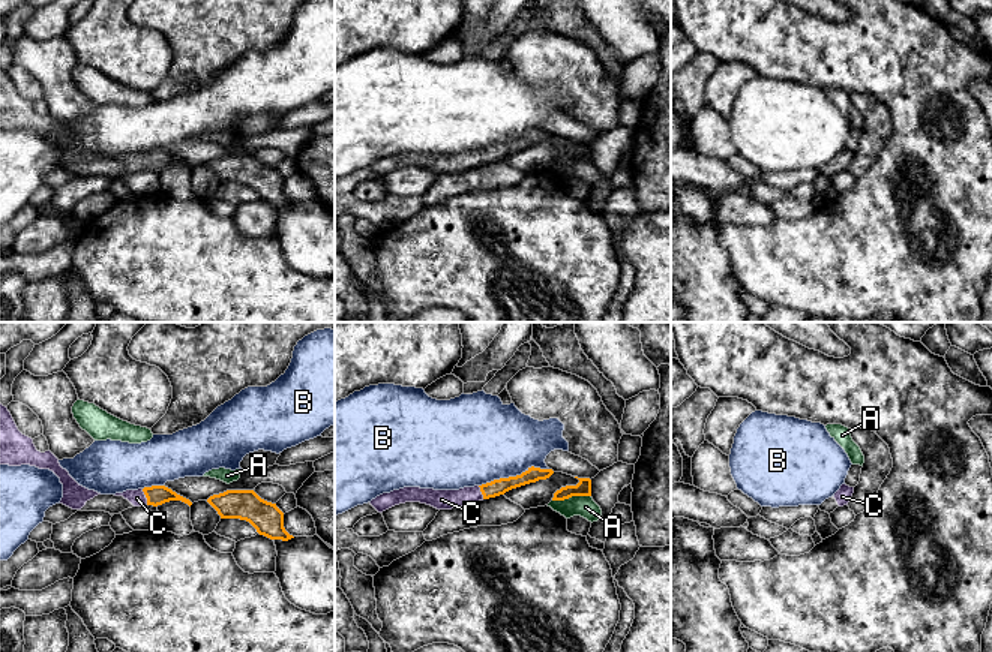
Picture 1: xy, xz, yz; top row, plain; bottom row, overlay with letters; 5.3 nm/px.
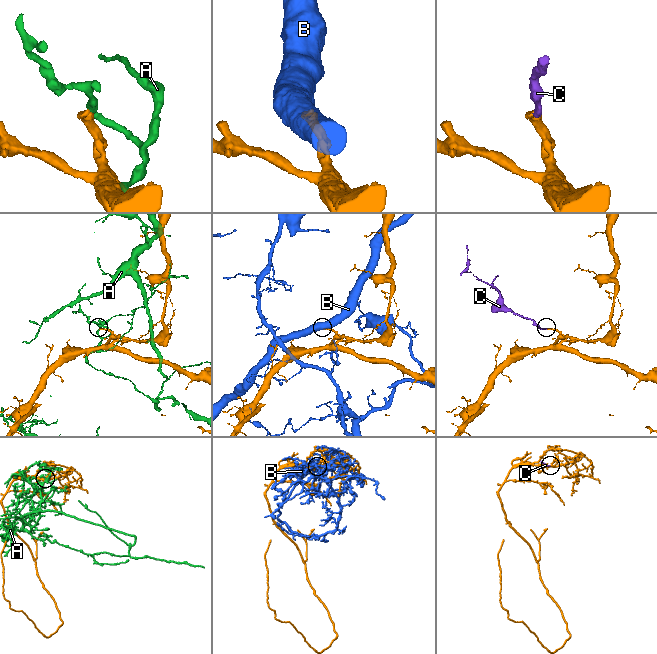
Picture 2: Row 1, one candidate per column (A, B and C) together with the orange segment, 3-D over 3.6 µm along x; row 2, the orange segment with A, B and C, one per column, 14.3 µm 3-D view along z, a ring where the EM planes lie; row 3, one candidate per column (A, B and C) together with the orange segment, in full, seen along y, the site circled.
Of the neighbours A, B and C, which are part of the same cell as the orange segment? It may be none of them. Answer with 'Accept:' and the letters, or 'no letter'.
Accept: C

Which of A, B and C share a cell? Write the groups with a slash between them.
A / B / C

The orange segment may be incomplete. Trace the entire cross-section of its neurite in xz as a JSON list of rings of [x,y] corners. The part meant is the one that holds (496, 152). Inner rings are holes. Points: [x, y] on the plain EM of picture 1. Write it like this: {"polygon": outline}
{"polygon": [[[528,132],[525,136],[516,141],[500,142],[491,147],[464,151],[459,154],[434,154],[420,151],[404,151],[393,154],[390,157],[383,157],[372,163],[369,168],[383,177],[395,169],[405,166],[420,166],[431,169],[437,174],[452,174],[464,169],[470,169],[483,163],[495,162],[504,159],[506,156],[536,147],[539,144],[546,144],[554,138],[552,133]]]}

